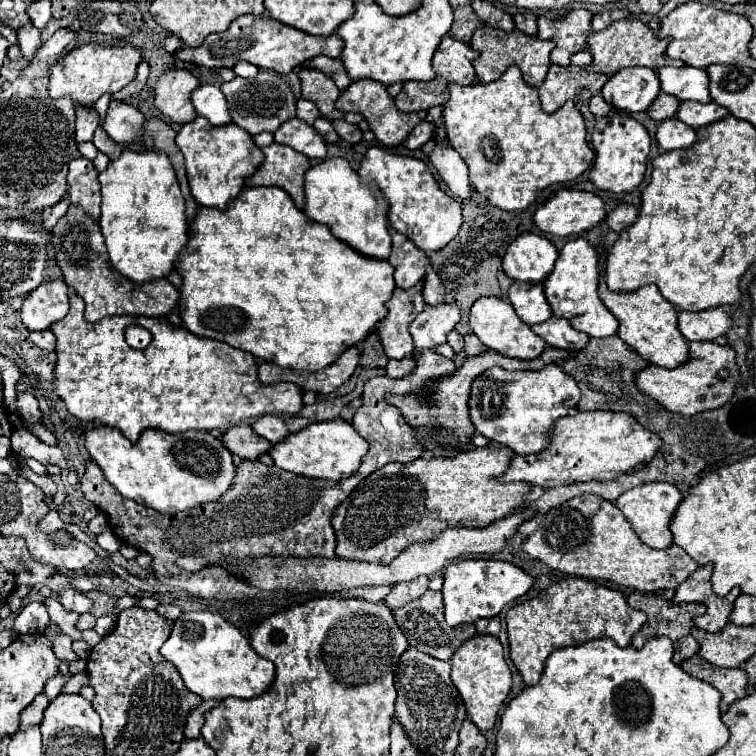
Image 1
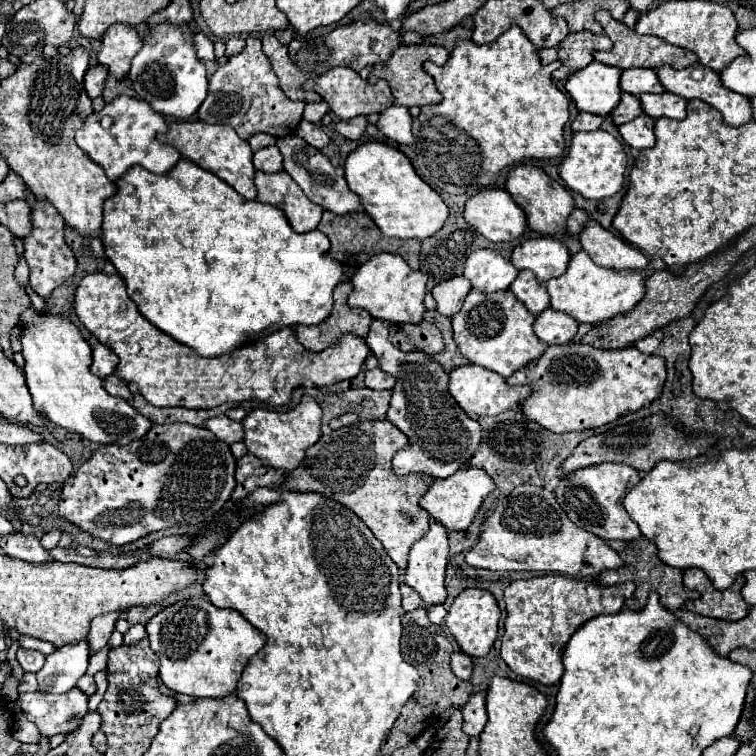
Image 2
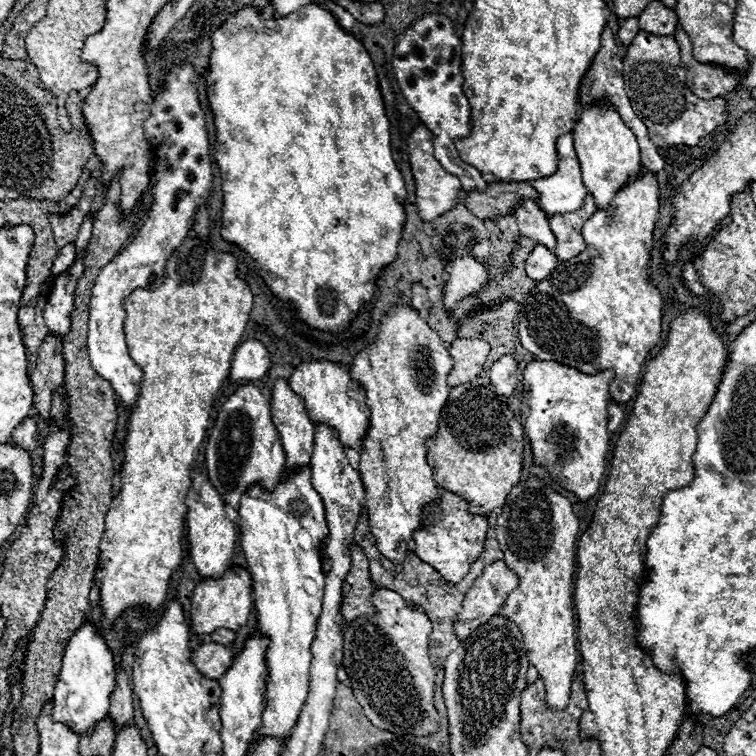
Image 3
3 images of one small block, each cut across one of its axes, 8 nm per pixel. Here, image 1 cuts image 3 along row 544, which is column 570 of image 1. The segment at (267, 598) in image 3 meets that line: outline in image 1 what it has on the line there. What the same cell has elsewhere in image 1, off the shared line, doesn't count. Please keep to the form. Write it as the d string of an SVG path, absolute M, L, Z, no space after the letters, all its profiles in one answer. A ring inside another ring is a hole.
M578 238L578 240L570 240L562 250L560 250L560 256L552 268L552 272L546 276L544 280L544 294L546 294L546 300L552 308L552 314L554 316L560 316L560 318L572 318L570 324L588 334L588 336L606 336L606 308L602 304L602 300L598 298L598 254L596 250L584 240L584 238Z

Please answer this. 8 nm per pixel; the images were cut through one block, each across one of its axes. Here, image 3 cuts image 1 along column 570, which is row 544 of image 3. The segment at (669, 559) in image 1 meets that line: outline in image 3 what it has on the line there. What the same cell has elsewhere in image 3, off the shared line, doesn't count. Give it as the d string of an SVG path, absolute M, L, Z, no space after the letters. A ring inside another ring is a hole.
M528 476L518 482L506 496L506 504L496 524L496 540L504 552L506 566L518 574L520 582L516 590L506 598L502 614L518 624L524 636L524 650L530 658L530 664L538 668L538 676L546 686L546 702L550 708L562 710L570 700L572 676L576 670L578 658L578 638L574 626L574 572L576 572L576 536L580 522L572 512L572 502L558 494L552 486L536 476Z

